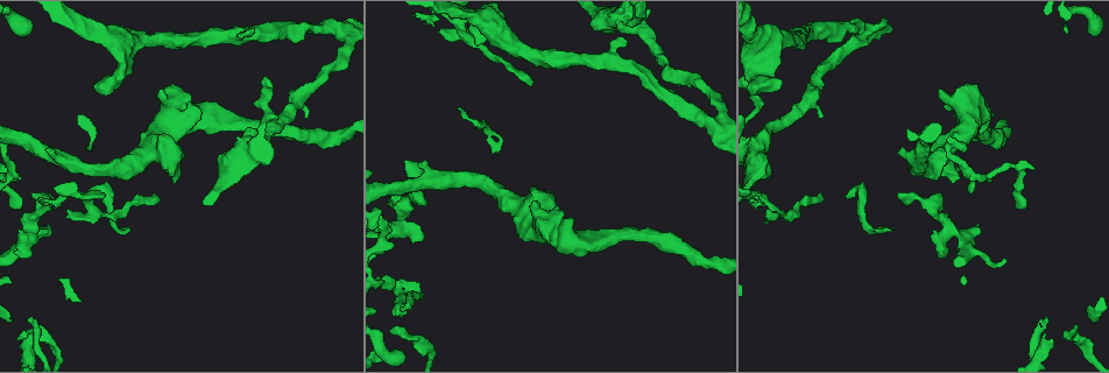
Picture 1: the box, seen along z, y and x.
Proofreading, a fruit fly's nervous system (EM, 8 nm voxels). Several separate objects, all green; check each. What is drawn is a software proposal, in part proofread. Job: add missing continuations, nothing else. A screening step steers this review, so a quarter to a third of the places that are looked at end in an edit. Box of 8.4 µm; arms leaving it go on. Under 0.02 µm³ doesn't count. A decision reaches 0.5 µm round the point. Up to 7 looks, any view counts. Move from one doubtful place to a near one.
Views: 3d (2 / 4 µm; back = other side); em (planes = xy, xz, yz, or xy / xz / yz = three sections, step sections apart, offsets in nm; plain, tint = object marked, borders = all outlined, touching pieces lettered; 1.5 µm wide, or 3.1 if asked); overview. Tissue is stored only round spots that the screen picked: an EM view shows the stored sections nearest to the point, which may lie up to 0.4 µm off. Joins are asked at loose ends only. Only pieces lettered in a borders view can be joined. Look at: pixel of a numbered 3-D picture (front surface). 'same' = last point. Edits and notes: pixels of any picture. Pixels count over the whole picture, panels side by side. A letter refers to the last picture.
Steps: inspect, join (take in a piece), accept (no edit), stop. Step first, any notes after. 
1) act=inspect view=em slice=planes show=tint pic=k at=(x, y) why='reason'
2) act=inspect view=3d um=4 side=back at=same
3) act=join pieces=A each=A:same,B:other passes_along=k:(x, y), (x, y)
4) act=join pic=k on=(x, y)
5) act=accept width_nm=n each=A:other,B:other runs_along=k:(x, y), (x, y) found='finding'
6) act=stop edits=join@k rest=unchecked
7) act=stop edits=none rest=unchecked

act=inspect view=em slice=yz step=4 show=tint pic=1 at=(420, 239) why='an open end'

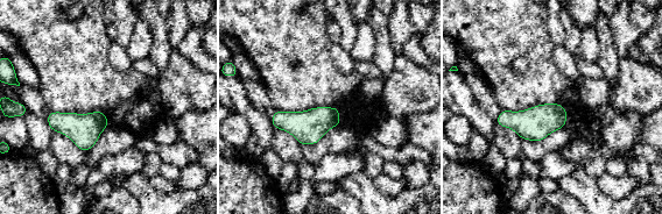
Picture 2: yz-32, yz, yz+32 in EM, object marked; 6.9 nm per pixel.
act=inspect view=em slice=xz step=4 show=tint at=same why='another direction'

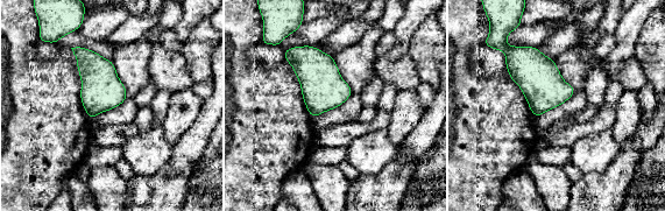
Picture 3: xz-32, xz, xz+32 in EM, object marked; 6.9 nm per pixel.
act=inspect view=em slice=xz step=4 show=borders at=same

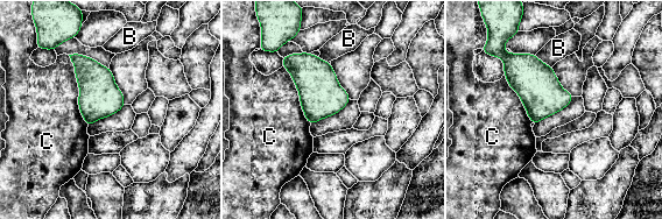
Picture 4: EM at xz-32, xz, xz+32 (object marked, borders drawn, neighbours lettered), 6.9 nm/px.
act=accept each=B:other,C:other border=4:(68, 55), (87, 126) found='none of them fits'

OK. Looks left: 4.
act=inspect view=3d um=2 pic=1 at=(420, 162) why='an open end'

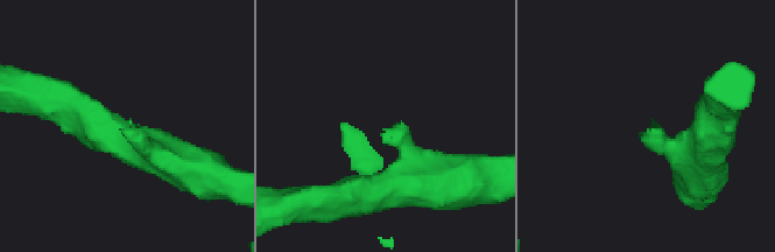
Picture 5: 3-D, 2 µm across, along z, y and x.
act=inspect view=em slice=planes show=borders pic=5 at=(123, 132)

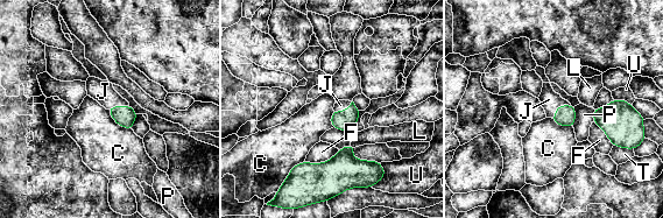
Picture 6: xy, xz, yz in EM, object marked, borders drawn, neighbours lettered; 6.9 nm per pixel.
act=join pieces=J longest_contact=F:240nm each=C:other,F:other,J:same,L:other,P:other,T:other,U:other passes_along=6:(565, 115), (557, 106), (549, 99) found='the cell continues'

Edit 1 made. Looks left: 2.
act=inspect view=overview

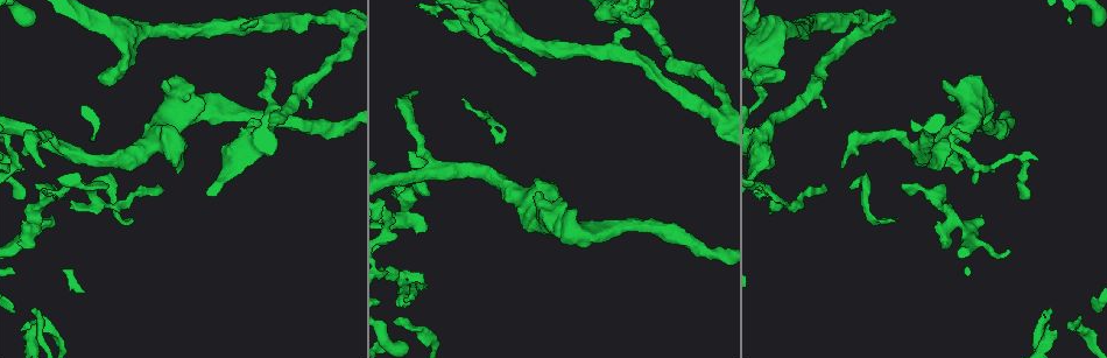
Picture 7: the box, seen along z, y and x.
act=inspect view=em slice=planes show=borders pic=7 at=(479, 33) why='branch stops here'

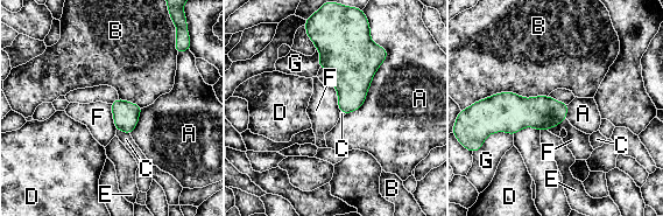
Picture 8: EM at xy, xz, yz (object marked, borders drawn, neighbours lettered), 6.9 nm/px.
act=accept each=A:other,B:other,C:other,D:other,E:other,F:other,G:other found='no lettered piece goes on from it'

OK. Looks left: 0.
act=stop edits=join@6 rest=unchecked

